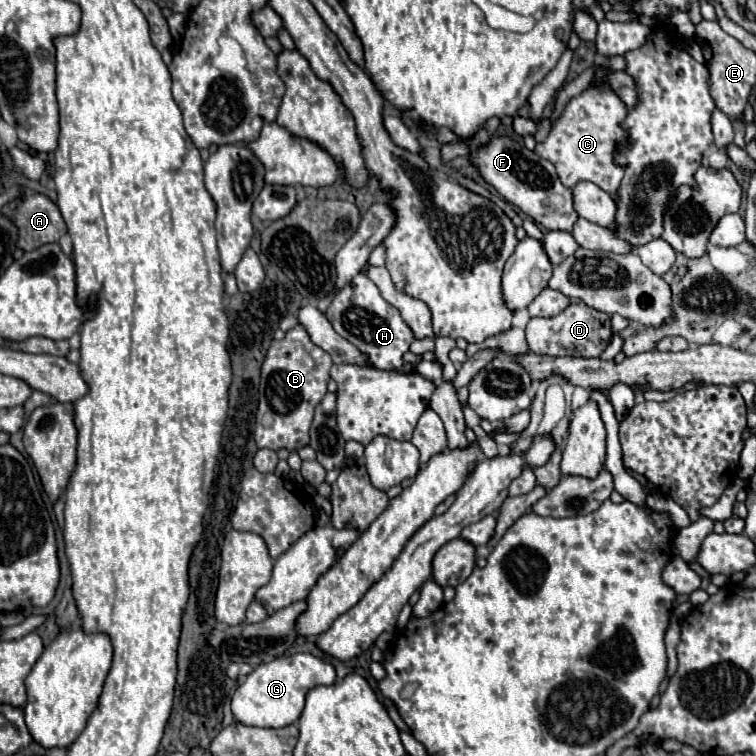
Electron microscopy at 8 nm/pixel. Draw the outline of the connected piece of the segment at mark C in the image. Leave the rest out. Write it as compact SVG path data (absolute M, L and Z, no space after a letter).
M599 67L595 71L593 83L581 95L573 97L567 103L563 115L555 121L549 137L543 143L537 143L535 153L555 165L557 175L565 187L573 189L581 181L591 181L615 197L625 175L625 167L615 163L615 157L629 141L629 131L621 127L629 109L609 87L609 83L601 81L609 73L611 69L607 67Z

